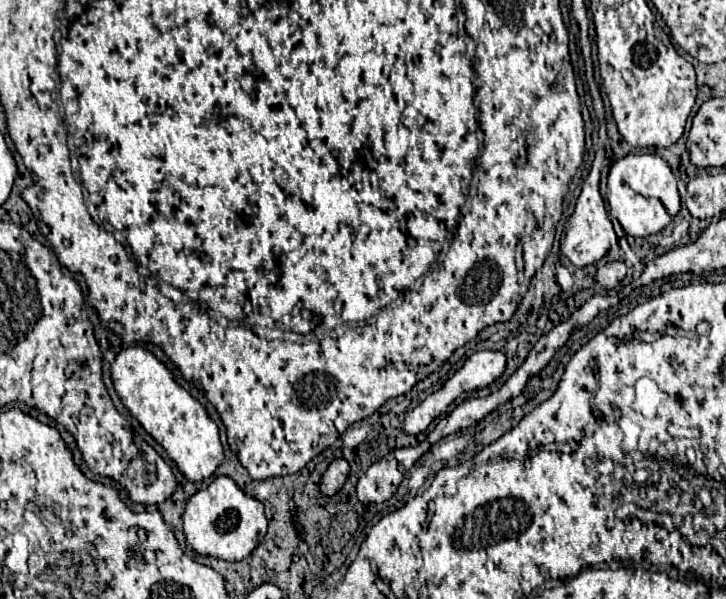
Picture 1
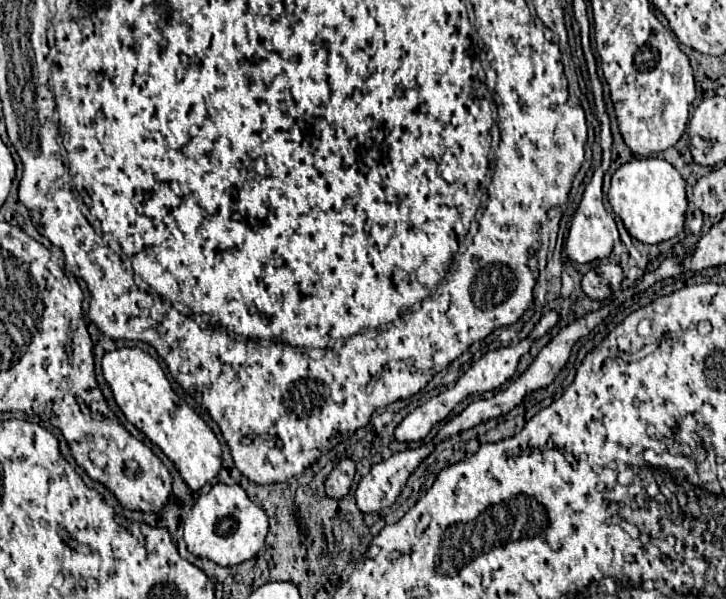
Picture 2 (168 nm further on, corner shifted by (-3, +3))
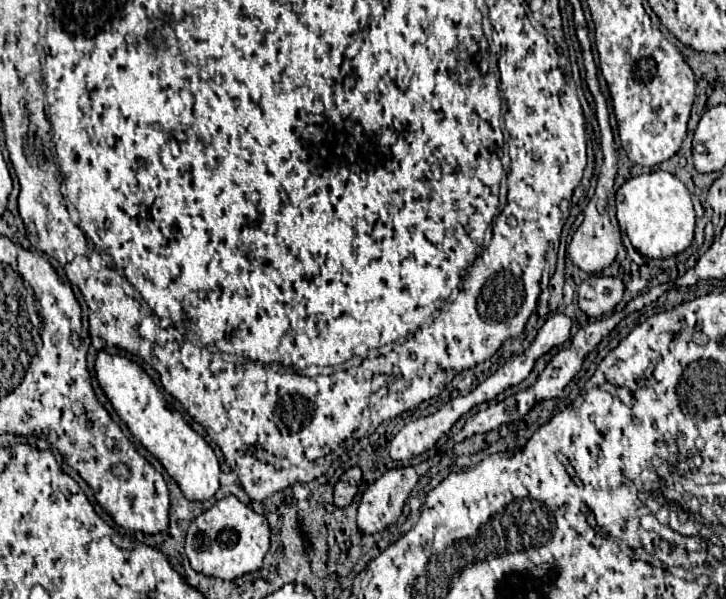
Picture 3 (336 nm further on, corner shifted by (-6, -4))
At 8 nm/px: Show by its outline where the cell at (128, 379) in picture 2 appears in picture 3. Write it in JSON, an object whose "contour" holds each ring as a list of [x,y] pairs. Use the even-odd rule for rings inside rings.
{"contour":[[[100,352],[96,358],[96,380],[132,436],[160,460],[164,470],[176,480],[188,500],[208,500],[216,494],[220,488],[220,464],[214,450],[186,424],[182,414],[168,410],[152,378],[138,364],[126,356],[110,356]]]}

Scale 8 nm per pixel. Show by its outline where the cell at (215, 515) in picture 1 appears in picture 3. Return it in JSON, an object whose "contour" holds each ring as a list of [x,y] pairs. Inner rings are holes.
{"contour":[[[236,496],[218,500],[210,510],[202,512],[190,522],[186,532],[186,556],[192,570],[220,580],[234,580],[238,576],[256,572],[270,548],[270,526],[266,516],[256,514],[244,506]]]}

